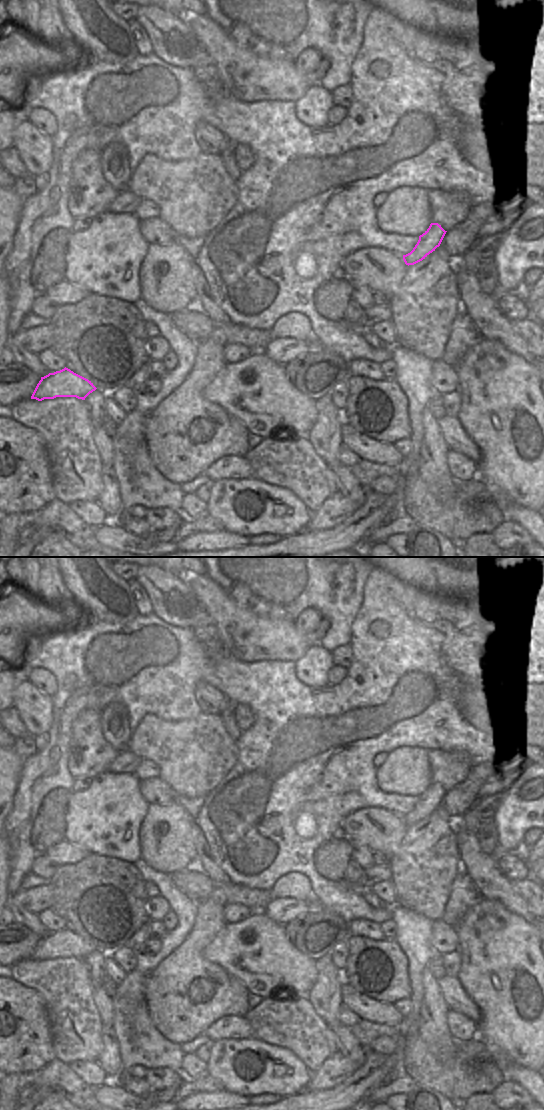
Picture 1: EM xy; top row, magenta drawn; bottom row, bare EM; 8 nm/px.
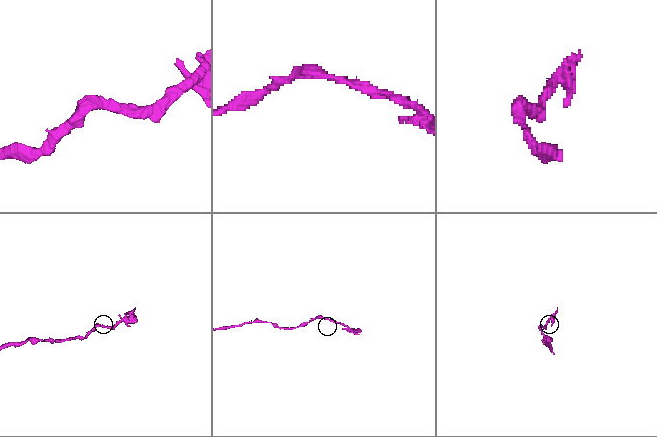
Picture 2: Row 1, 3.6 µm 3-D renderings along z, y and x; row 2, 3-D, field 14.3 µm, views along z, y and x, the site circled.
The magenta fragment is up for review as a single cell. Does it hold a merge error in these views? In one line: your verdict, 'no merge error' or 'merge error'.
merge error

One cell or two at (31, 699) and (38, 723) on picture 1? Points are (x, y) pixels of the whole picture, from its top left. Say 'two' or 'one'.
one

